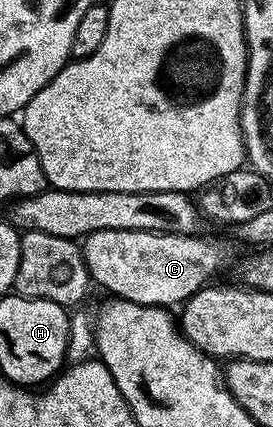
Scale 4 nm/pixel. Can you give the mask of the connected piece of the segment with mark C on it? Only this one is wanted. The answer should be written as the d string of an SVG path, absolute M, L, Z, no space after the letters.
M104 229L85 236L81 244L82 256L91 280L98 283L111 296L127 299L140 305L152 305L167 309L177 308L191 299L197 291L207 286L226 266L234 255L235 244L226 239L205 239L205 234L181 235L180 233L144 233L143 231L121 231Z

